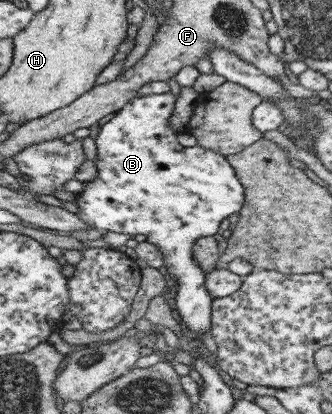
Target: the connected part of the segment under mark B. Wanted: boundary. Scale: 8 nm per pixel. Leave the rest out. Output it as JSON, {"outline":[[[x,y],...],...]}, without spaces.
{"outline":[[[171,91],[147,96],[133,97],[119,109],[116,116],[105,123],[96,138],[97,178],[86,182],[85,190],[77,194],[77,217],[89,227],[101,232],[112,231],[131,235],[142,234],[163,255],[163,263],[170,276],[175,278],[178,288],[175,297],[177,312],[187,330],[195,336],[203,336],[211,329],[212,300],[206,289],[206,273],[193,260],[193,245],[199,239],[218,233],[223,220],[239,213],[245,202],[245,190],[239,183],[234,168],[225,156],[209,153],[194,147],[182,146],[177,141],[178,133],[168,123],[176,105],[176,96]]]}

